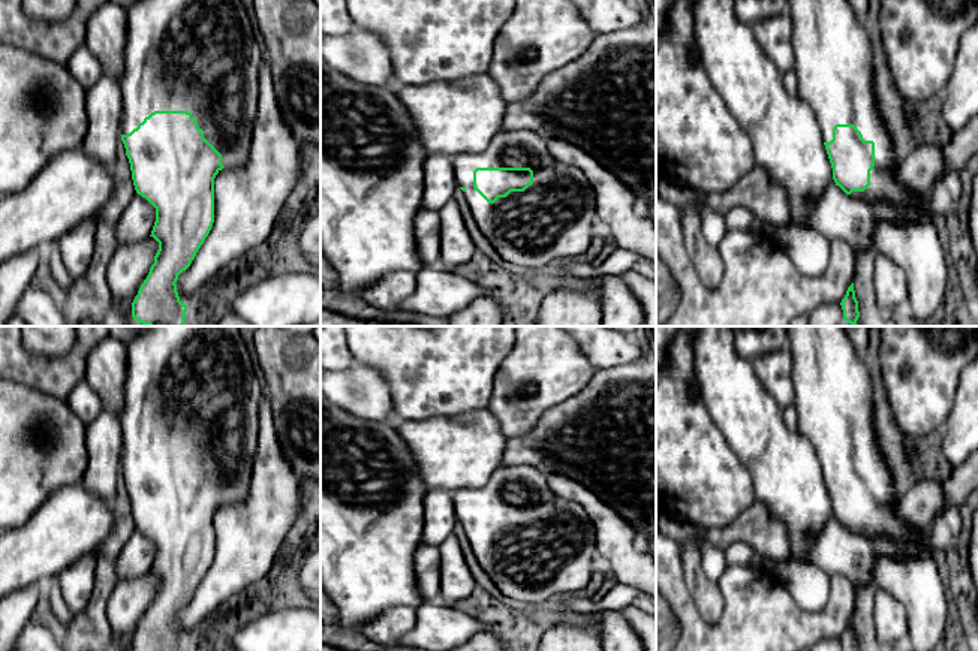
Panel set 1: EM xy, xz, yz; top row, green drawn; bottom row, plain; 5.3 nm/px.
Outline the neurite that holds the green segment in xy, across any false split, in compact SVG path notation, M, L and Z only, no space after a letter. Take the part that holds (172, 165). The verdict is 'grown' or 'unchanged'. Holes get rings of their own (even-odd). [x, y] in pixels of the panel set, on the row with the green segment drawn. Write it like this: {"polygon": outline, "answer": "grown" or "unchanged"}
{"polygon": "M108 0L97 7L87 22L85 45L99 60L102 75L96 84L85 91L85 112L88 132L81 150L102 165L115 165L117 147L121 141L130 163L132 180L138 195L145 198L156 208L156 221L151 235L159 242L154 263L138 295L132 302L132 317L148 326L183 326L187 305L180 301L177 292L178 275L186 271L198 250L208 236L214 223L214 178L223 168L243 166L249 156L253 121L259 102L259 69L262 64L262 45L252 27L252 21L241 0Z", "answer": "grown"}

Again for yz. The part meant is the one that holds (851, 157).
{"polygon": "M789 0L788 13L791 16L794 33L795 33L795 69L794 70L797 73L797 94L812 108L819 123L821 136L824 139L824 145L825 145L825 150L833 168L833 180L836 186L839 186L851 198L864 201L867 204L884 201L896 207L902 207L905 202L920 195L912 195L897 180L899 168L893 165L894 148L887 133L887 129L878 115L878 109L875 105L875 97L872 91L872 46L870 46L869 34L864 28L864 19L866 19L867 10L869 10L869 0Z", "answer": "grown"}

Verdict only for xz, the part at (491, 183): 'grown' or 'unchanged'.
grown

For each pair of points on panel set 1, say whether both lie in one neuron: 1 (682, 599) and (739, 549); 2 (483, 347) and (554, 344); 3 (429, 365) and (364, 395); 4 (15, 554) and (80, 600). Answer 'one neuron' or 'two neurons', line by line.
1: two neurons
2: two neurons
3: two neurons
4: two neurons

